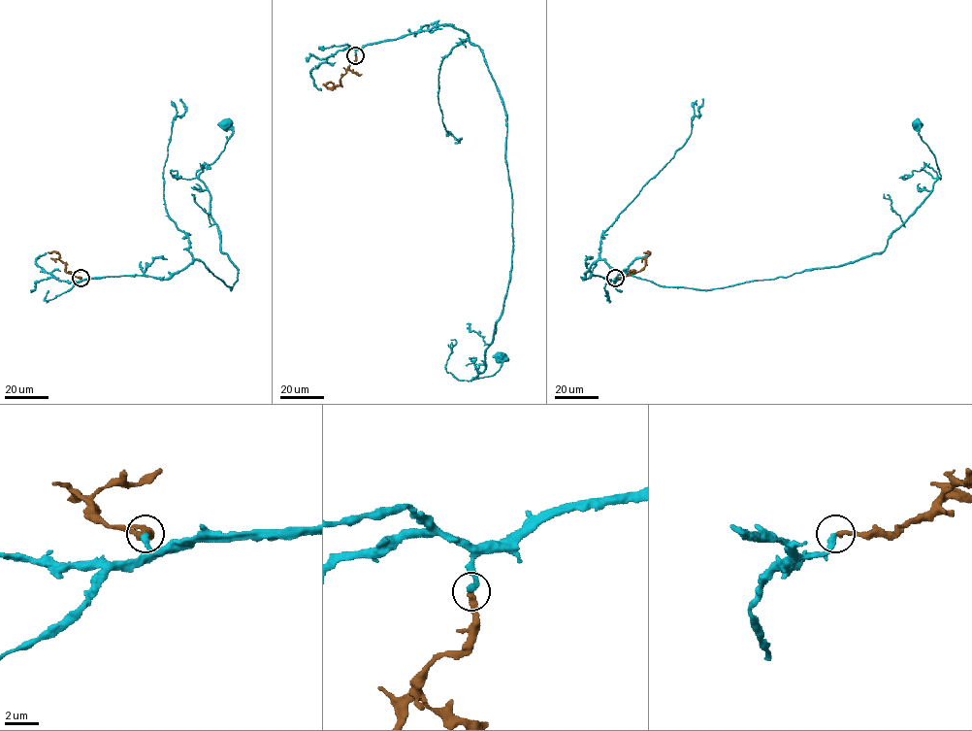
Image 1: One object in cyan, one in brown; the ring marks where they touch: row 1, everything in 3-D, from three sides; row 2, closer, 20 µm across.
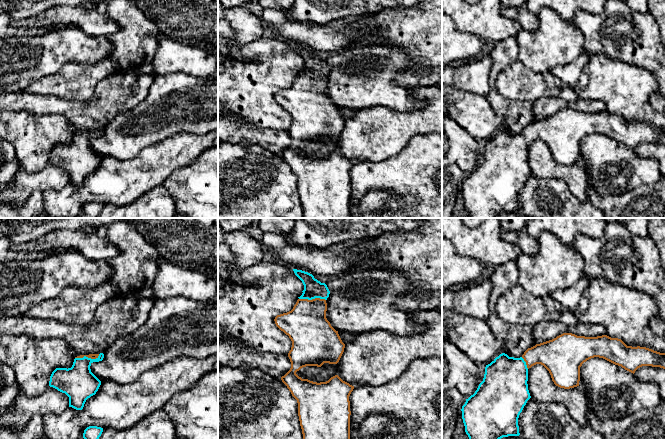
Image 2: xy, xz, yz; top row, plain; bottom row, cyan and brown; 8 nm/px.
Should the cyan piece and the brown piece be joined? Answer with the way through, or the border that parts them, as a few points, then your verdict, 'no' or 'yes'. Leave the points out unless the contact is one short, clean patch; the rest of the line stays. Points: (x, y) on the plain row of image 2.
runs through xz (313, 64), (312, 74), (306, 100); yes

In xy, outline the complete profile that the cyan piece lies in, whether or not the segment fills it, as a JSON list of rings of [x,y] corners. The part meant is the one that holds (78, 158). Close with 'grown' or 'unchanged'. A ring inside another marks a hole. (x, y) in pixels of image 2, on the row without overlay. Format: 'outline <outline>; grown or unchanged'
outline [[[103,129],[75,133],[71,144],[56,144],[52,148],[49,162],[69,173],[69,183],[82,186],[86,176],[95,171],[101,161],[90,142],[103,134]]]; grown

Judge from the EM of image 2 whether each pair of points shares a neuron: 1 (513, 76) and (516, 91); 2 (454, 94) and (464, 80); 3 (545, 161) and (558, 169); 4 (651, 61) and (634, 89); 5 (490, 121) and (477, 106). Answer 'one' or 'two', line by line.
1: one
2: two
3: one
4: two
5: one

